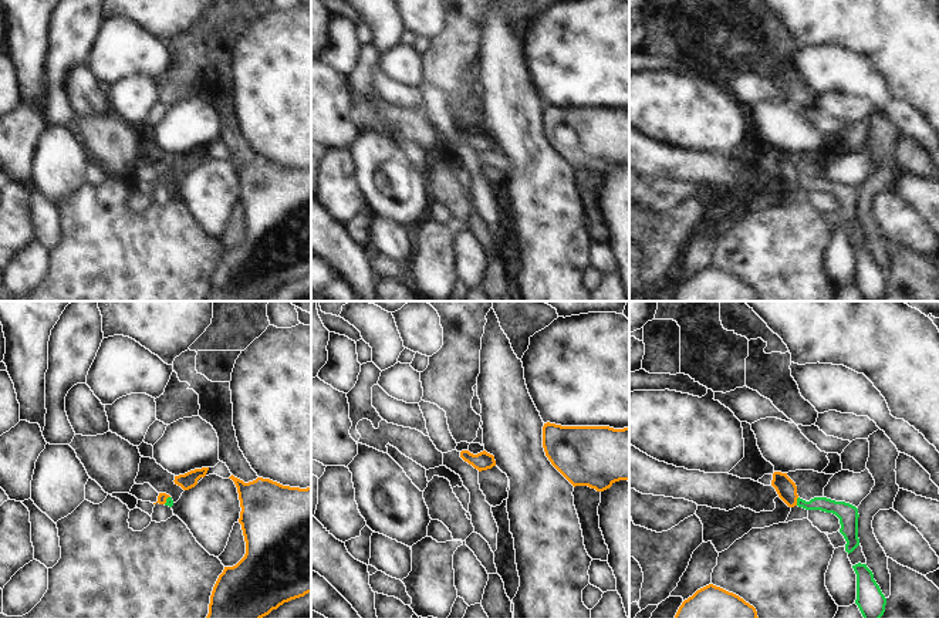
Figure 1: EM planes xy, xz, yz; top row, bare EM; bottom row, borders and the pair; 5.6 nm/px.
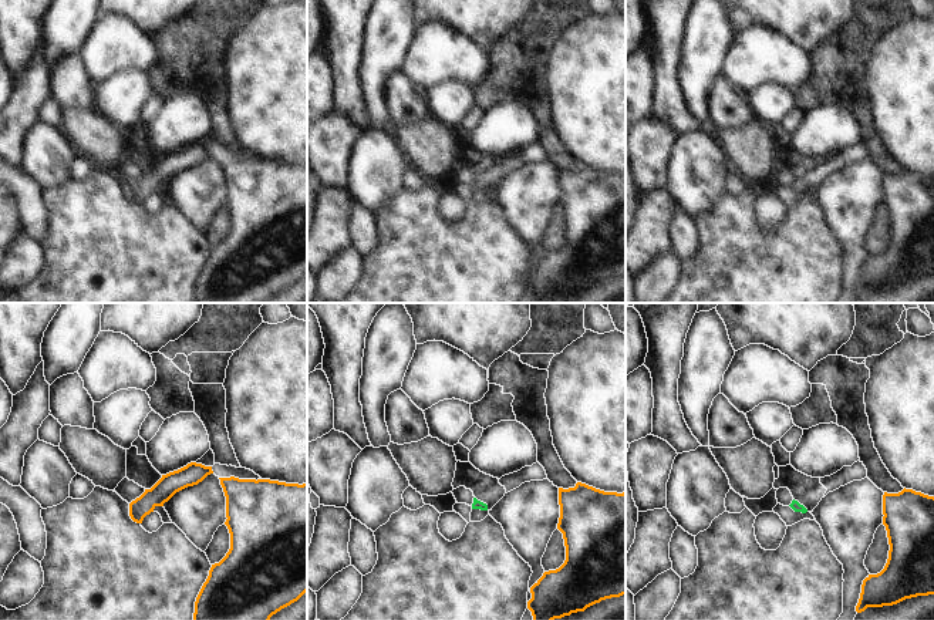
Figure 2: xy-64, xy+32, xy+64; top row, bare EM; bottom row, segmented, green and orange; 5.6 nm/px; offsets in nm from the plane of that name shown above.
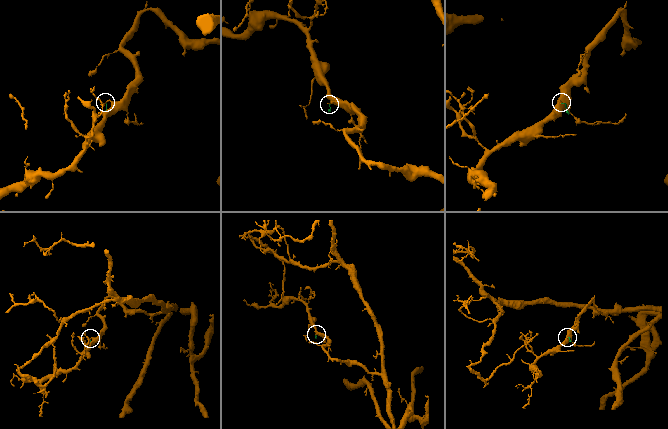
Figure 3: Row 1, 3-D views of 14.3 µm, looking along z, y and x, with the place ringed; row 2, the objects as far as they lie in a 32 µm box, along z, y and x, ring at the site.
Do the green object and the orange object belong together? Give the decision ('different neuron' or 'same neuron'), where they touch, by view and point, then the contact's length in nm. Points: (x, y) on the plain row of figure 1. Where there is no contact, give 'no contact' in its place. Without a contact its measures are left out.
different neuron | yz (797, 183) | 50 nm

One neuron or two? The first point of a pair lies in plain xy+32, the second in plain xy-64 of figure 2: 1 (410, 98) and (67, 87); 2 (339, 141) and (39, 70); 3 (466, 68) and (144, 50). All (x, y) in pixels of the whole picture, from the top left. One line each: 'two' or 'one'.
1: one
2: one
3: one

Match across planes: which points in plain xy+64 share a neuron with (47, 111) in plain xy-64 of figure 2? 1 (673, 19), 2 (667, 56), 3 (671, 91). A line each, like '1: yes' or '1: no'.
1: no
2: no
3: no

